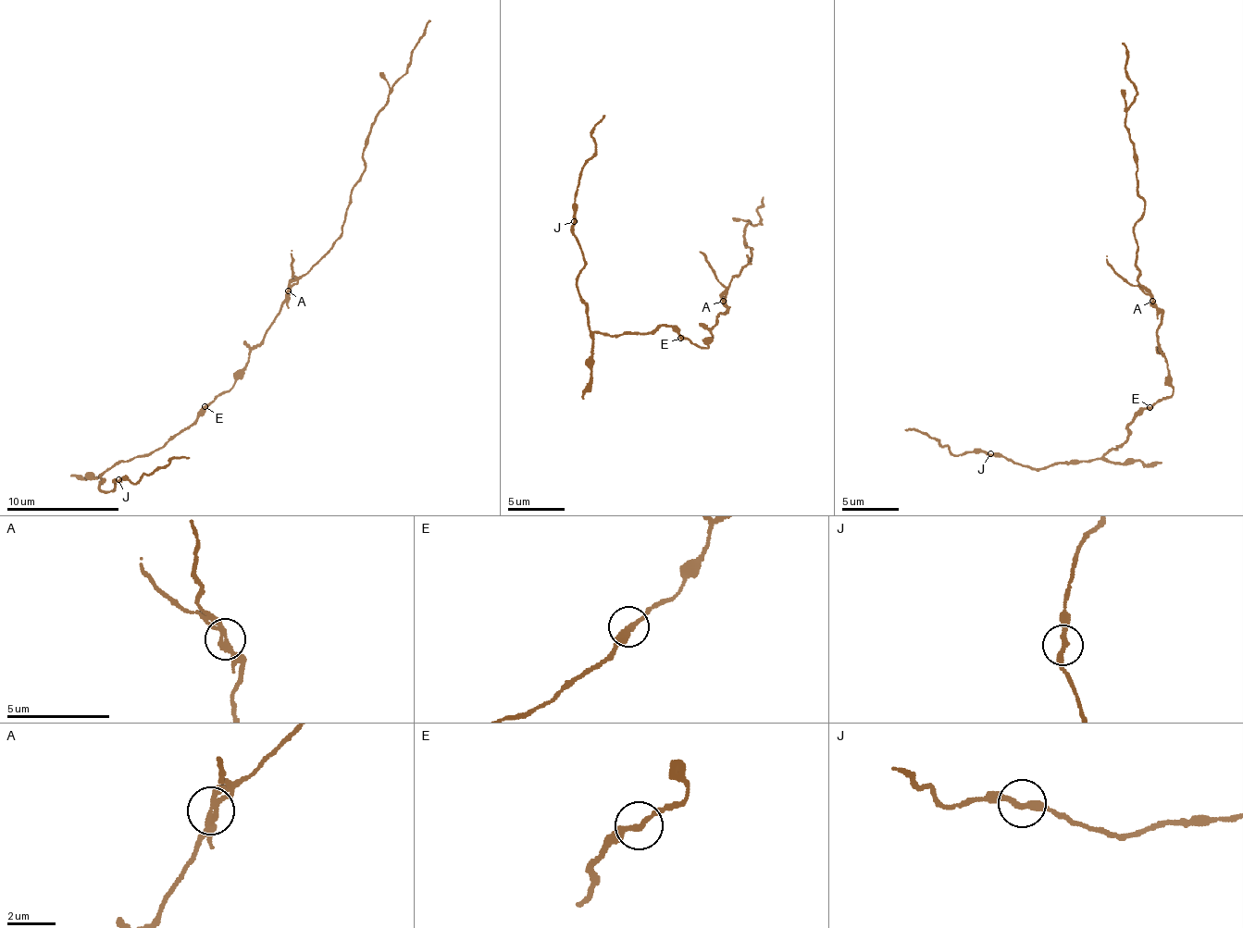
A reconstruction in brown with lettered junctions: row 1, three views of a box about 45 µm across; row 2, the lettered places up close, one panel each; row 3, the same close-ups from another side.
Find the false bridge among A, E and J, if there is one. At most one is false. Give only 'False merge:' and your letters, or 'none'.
False merge: A

